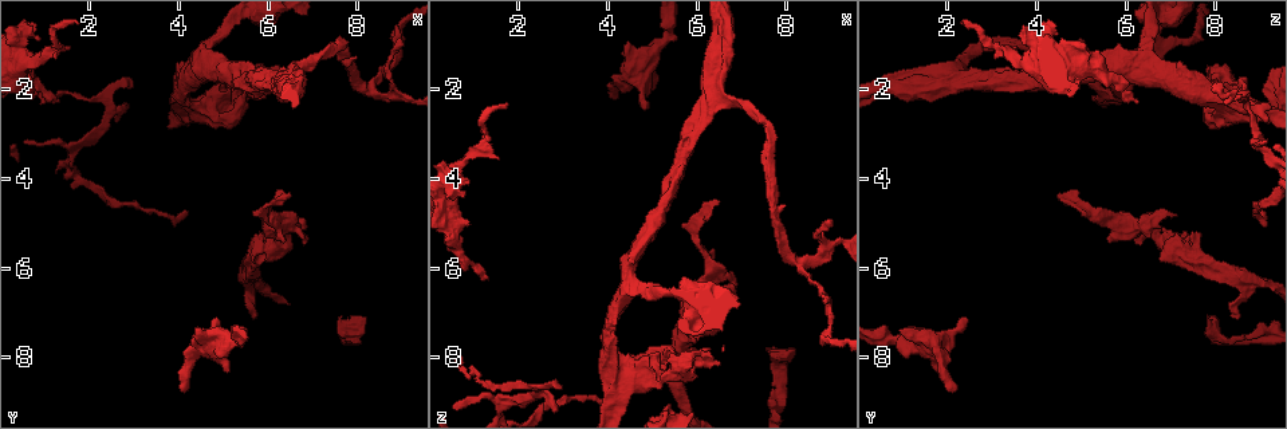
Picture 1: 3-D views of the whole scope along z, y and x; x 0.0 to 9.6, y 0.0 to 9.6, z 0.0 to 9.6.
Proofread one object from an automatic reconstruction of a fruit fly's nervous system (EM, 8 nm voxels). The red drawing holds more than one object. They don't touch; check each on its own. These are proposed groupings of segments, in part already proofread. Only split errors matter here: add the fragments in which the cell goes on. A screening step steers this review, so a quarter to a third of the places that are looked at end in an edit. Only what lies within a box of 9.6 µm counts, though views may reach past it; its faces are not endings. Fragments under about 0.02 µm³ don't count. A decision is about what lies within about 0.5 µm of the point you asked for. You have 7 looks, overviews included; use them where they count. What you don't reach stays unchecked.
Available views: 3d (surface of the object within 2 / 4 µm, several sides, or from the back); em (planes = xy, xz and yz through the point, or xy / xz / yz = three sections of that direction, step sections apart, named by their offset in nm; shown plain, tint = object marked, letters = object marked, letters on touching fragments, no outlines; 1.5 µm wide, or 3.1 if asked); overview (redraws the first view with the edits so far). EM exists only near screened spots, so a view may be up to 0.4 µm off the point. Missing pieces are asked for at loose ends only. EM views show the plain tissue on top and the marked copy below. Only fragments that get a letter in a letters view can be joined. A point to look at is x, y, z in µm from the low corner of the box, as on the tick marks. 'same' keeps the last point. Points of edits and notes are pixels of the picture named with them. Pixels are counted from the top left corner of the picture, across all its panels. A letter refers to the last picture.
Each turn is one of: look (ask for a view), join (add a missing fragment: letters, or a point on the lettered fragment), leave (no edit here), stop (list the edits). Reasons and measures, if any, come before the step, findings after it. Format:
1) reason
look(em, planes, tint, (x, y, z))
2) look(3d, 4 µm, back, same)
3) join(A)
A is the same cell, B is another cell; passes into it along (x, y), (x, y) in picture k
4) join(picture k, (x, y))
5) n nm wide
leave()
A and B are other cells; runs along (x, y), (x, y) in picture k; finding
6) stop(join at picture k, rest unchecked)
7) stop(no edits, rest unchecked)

look(em, xz, step 4, letters, (5.65, 7.15, 8.55))

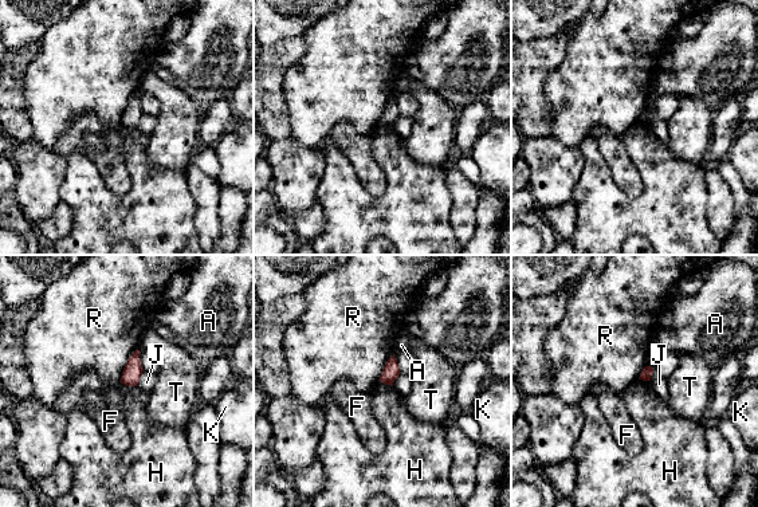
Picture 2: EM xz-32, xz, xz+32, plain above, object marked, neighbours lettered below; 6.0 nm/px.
another direction
look(em, planes, letters, same)

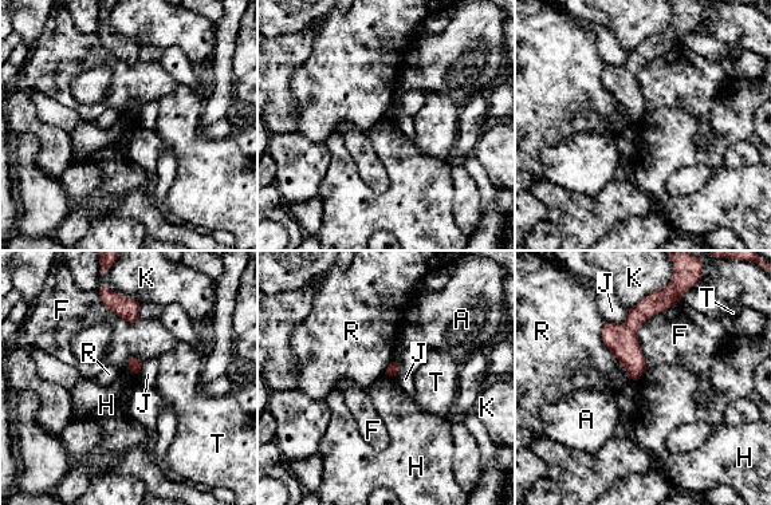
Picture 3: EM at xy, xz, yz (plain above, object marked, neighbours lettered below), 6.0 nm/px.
leave()
A, F, H, J, K, R and T are other cells; no lettered fragment goes on from it

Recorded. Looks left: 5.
free end
look(em, planes, letters, (4.35, 7.40, 1.05))

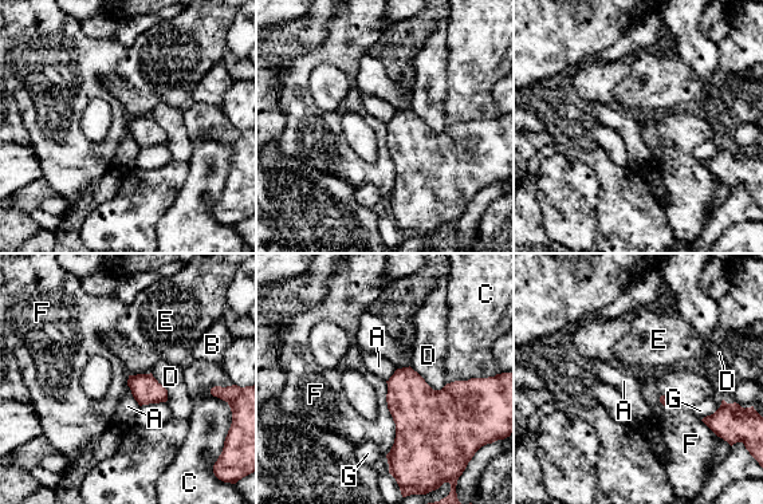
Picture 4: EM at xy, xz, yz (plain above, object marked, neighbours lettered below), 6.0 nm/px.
leave()
A, B, C, D, E, F and G are other cells; border along (385, 381), (394, 424), (386, 455) in picture 4; none of them fits

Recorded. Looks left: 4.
free end
look(3d, 2 µm, (4.10, 8.75, 2.20))

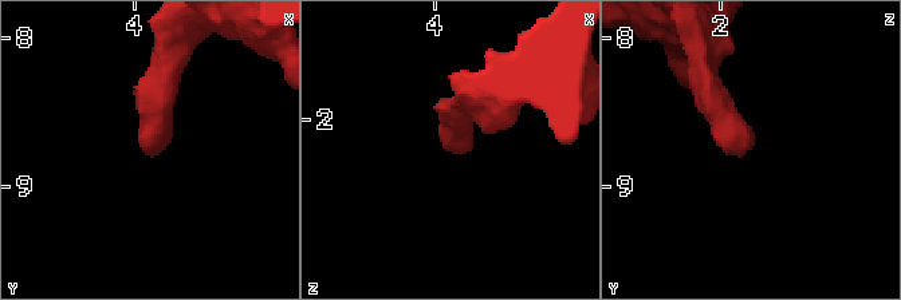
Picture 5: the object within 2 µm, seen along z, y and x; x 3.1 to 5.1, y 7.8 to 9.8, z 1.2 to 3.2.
shape alone is not enough
look(em, xy, step 4, letters, (4.10, 8.76, 2.20))

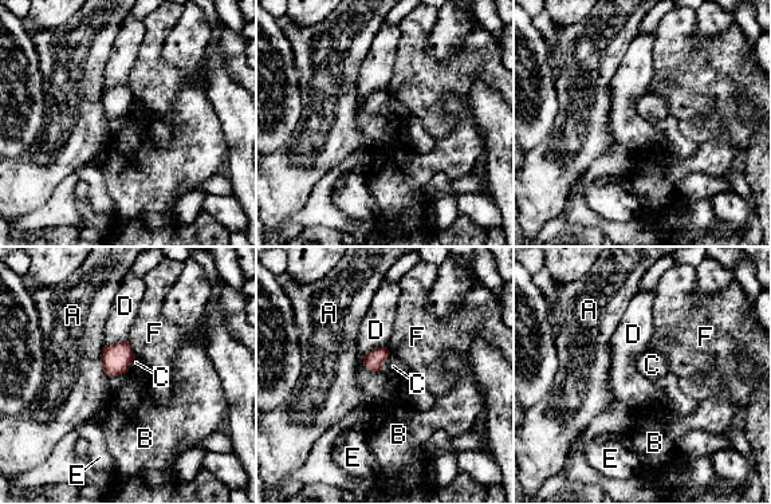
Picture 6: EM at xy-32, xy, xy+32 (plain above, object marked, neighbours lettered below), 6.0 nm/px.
leave()
A, B, C, D, E and F are other cells; border along (386, 346), (364, 357), (370, 371) in picture 6; none of them fits

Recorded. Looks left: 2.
stop(no edits, rest unchecked)

